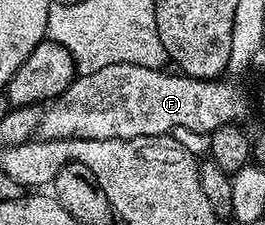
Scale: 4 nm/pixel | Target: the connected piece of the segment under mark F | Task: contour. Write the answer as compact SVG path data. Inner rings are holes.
M121 63L90 75L77 74L71 85L42 113L37 134L47 140L131 140L179 130L210 135L221 126L240 123L249 110L248 96L233 82L186 78L180 72L168 74L167 71Z

